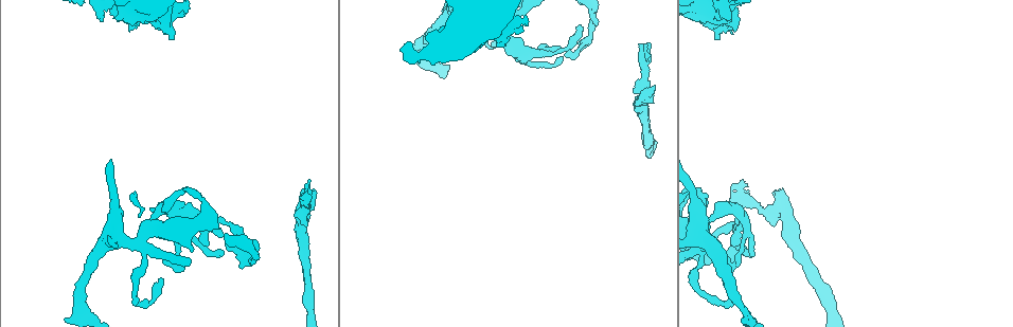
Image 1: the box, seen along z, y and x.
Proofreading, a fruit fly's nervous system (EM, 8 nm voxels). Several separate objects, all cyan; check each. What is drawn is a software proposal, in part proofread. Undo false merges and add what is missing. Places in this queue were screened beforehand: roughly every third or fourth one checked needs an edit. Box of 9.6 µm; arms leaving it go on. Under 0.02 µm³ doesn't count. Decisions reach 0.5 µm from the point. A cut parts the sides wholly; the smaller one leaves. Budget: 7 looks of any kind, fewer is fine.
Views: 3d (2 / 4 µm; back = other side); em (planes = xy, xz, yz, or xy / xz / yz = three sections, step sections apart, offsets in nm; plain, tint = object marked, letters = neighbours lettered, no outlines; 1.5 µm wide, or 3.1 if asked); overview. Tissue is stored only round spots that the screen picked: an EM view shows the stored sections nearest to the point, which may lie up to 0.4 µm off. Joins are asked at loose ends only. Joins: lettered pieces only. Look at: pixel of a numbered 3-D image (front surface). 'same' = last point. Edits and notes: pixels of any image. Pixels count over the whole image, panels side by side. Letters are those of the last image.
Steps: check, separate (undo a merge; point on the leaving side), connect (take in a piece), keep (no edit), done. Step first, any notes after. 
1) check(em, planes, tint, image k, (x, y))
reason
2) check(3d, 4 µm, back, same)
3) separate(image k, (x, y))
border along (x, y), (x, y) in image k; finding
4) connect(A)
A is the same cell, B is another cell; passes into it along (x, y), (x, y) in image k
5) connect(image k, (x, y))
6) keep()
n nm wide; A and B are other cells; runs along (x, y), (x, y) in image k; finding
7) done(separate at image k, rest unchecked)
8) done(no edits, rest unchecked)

check(3d, 4 µm, image 1, (144, 258))
four arms meet

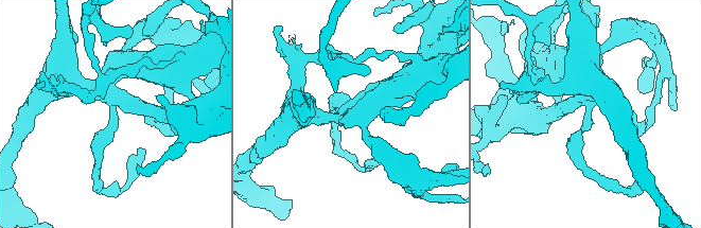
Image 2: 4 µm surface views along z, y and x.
check(em, xy, step 8, tint, image 2, (112, 115))
4 arms; now the EM

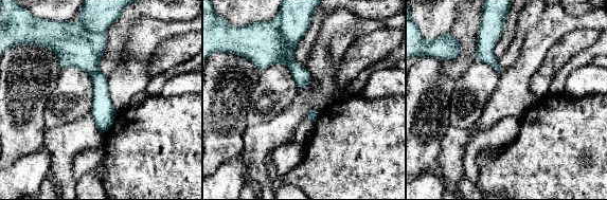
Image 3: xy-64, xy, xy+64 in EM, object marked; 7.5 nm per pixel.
check(em, planes, letters, same)
cut it another way

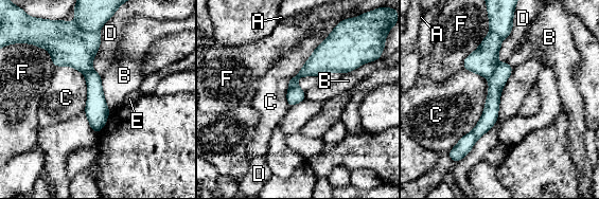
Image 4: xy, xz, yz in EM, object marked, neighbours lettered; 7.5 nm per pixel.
separate(image 4, (69, 46))
A, B, C, D, E and F are other cells; border along (76, 26), (88, 32), (99, 32) in image 4; a second cell is stuck on

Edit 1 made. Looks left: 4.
check(3d, 2 µm, image 1, (181, 212))
calibre changes

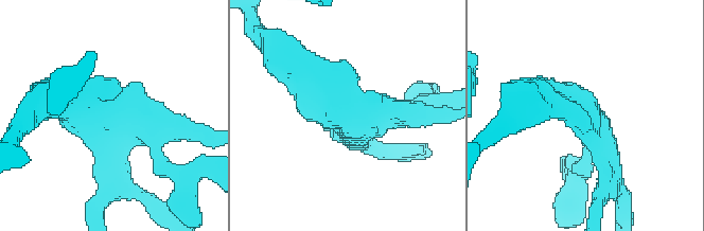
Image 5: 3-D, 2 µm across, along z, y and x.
check(em, planes, tint, image 5, (342, 107))
4 arms; now the EM

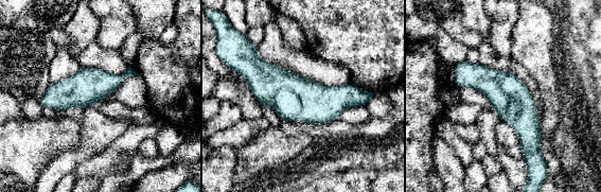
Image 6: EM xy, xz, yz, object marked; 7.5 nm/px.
check(em, planes, letters, same)

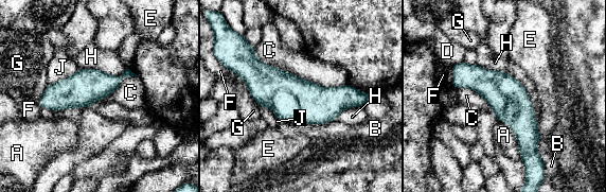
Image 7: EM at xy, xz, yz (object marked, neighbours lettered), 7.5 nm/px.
keep()
190 nm wide; A, B, C, D, E, F, G, H and J are other cells; runs along (243, 74), (287, 97), (364, 94) in image 7; all the same cell

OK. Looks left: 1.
done(separate at image 4, rest unchecked)

